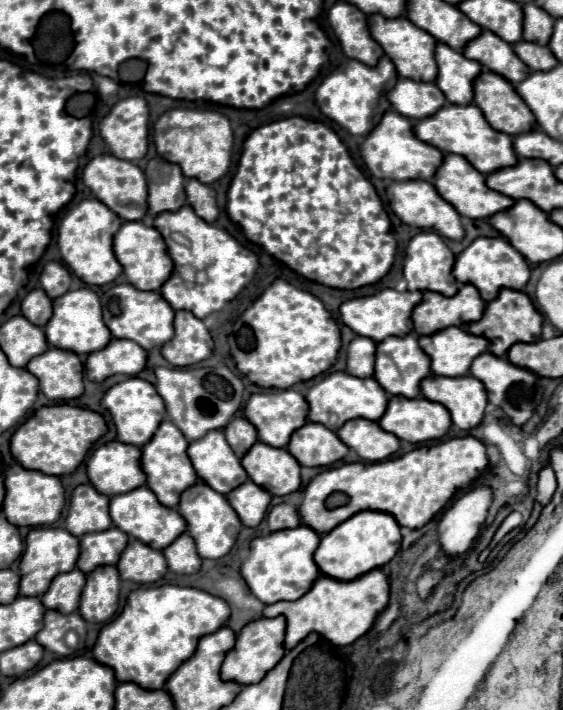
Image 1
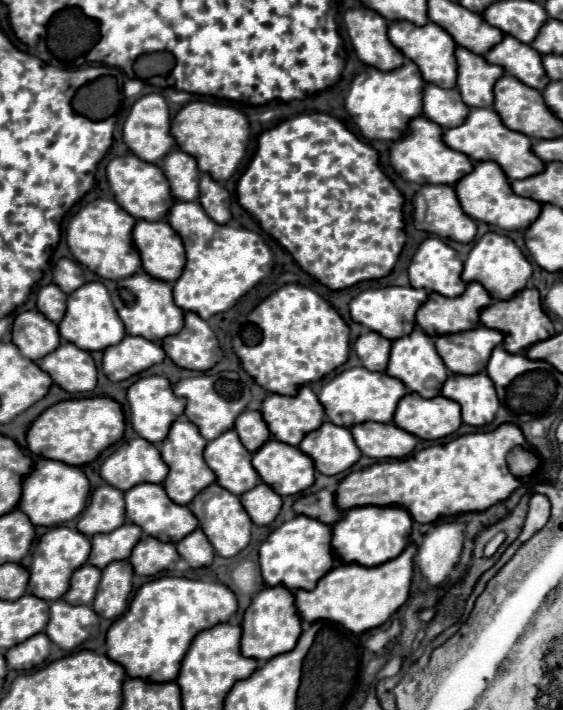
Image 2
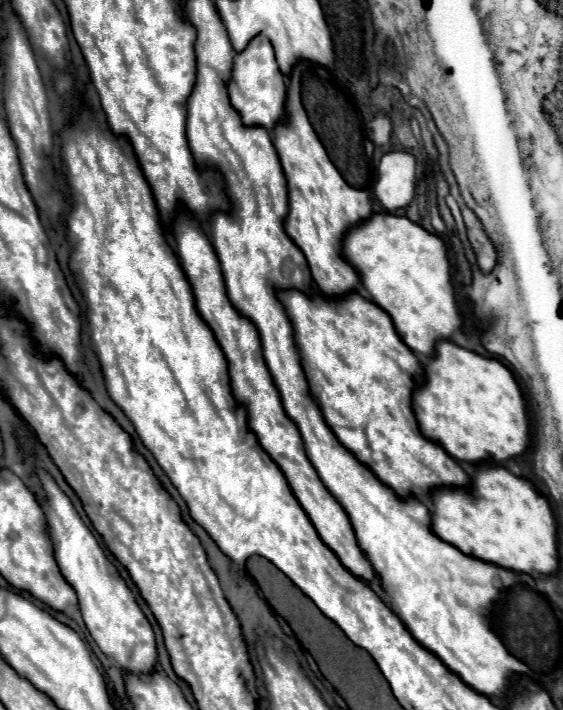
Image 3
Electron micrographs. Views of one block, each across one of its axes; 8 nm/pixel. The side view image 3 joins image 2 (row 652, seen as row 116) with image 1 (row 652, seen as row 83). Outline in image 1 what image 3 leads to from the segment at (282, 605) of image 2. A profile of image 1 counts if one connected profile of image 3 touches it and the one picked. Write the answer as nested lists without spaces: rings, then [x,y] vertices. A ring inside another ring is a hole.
[[[284,616],[272,618],[272,620],[252,620],[248,626],[242,628],[242,632],[236,638],[236,646],[226,654],[226,660],[222,664],[220,676],[224,682],[238,682],[242,686],[258,684],[268,670],[272,670],[284,656],[284,630],[286,620]]]

